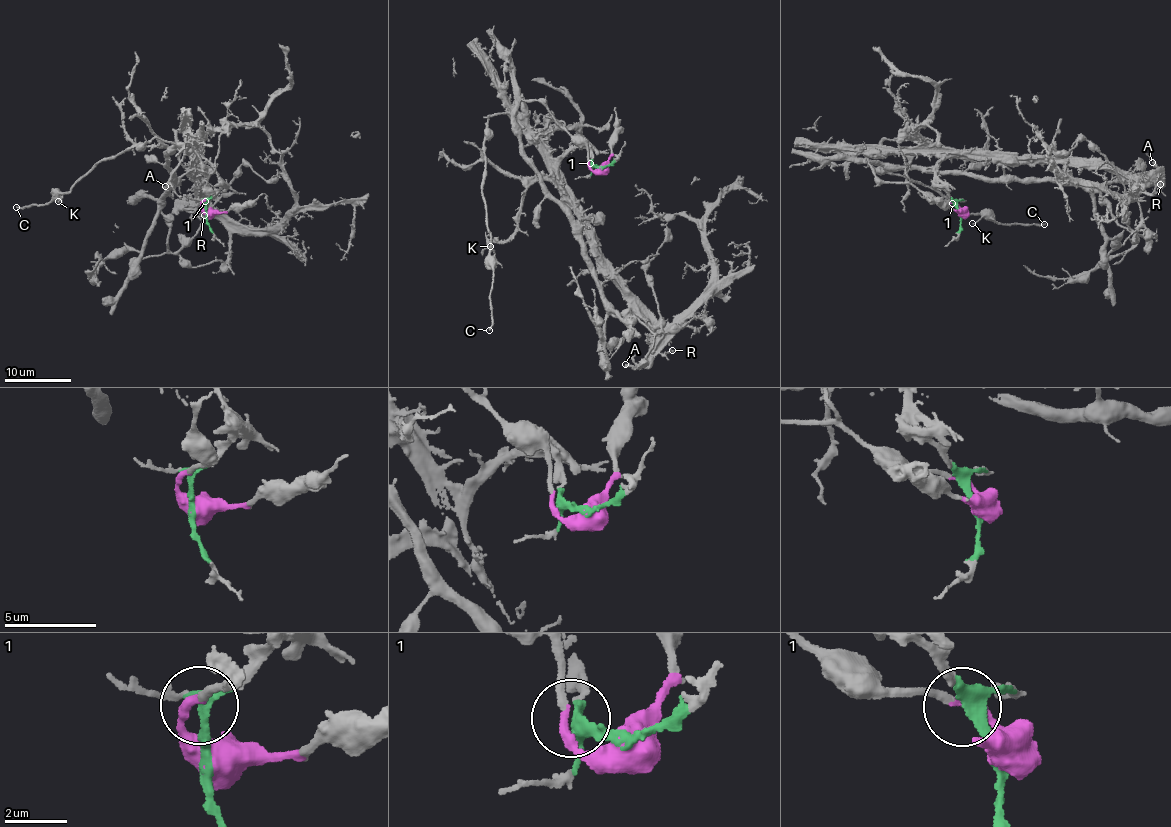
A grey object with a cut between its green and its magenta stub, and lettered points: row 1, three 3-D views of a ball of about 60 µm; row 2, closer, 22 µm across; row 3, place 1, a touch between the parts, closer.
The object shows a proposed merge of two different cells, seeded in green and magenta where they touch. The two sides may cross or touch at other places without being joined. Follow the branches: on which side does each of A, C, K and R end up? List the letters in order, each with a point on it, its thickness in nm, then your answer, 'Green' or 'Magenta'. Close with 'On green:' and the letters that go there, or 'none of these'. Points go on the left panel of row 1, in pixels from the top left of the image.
A: Place: (165, 186). Thickness 240 nm. Green
C: Place: (16, 207). Thickness 200 nm. Magenta
K: Place: (58, 201). Thickness 140 nm. Magenta
R: Place: (204, 215). Thickness 180 nm. Green
On green: A, R

